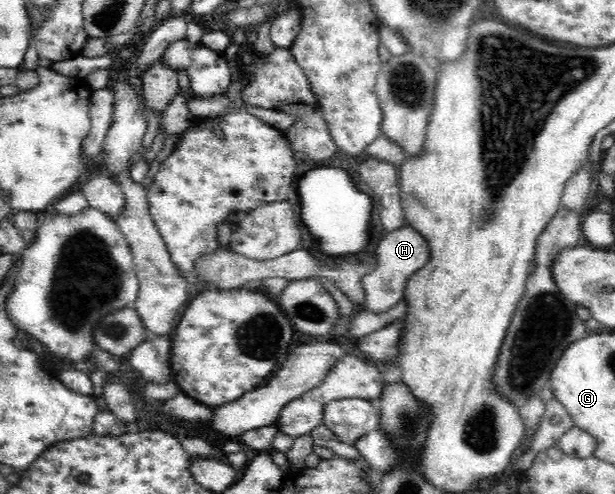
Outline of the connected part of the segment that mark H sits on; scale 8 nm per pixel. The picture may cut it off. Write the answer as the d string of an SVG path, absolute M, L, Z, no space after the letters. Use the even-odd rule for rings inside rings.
M401 227L388 232L381 238L377 246L375 268L367 273L362 280L365 291L365 310L382 313L394 307L404 298L405 283L430 259L430 248L427 239L413 227Z

